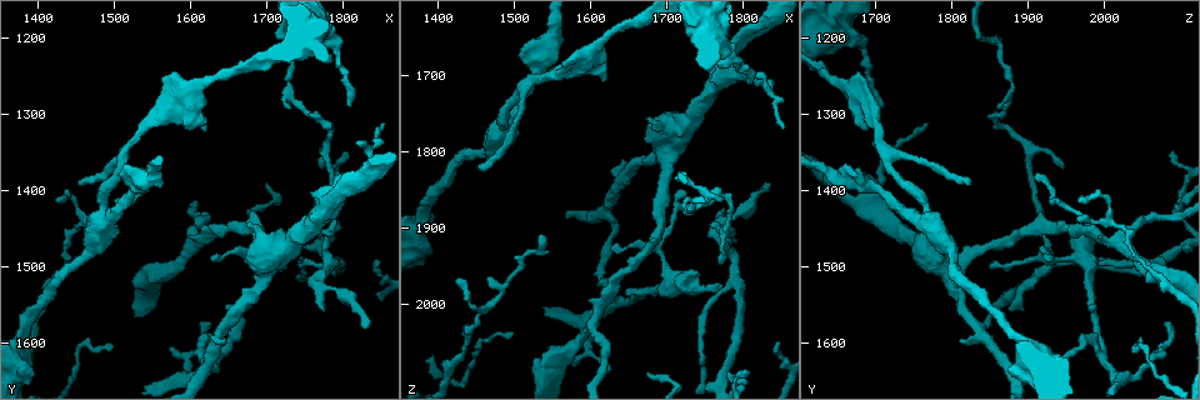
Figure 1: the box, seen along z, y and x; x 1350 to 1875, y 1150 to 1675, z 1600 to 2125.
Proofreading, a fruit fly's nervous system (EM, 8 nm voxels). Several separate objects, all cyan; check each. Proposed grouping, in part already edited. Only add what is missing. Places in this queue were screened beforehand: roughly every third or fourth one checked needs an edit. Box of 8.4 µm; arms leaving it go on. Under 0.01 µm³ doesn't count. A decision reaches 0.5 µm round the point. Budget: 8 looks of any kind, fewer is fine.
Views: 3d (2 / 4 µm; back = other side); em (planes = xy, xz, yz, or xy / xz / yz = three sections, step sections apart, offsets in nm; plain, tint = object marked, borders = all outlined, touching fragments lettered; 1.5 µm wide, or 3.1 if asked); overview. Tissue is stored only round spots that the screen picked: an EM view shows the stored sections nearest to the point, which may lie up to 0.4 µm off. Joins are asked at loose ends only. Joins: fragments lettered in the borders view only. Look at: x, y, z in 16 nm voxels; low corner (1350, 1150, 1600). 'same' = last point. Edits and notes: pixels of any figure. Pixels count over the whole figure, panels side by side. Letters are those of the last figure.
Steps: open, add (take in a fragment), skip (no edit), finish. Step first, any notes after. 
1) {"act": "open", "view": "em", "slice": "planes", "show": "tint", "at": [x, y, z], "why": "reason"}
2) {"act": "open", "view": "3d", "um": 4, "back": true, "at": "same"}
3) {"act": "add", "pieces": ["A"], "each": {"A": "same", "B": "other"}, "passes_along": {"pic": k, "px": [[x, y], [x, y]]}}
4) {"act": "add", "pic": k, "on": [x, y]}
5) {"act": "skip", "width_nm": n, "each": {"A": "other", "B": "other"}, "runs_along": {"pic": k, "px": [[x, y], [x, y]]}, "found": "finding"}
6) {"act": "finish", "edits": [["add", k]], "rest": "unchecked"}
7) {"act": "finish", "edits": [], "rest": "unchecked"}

{"act": "open", "view": "em", "slice": "xz", "step": 8, "show": "borders", "at": [1820, 1335, 1695], "why": "an open end"}

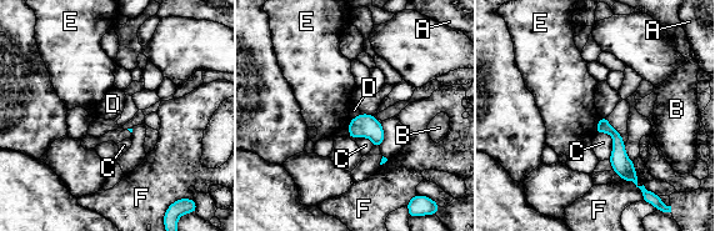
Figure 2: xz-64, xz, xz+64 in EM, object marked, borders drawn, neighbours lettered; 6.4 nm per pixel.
{"act": "open", "view": "em", "slice": "planes", "show": "borders", "at": "same"}

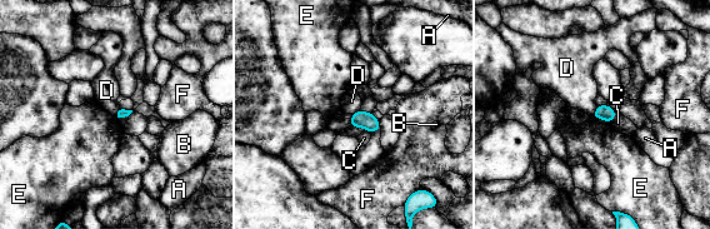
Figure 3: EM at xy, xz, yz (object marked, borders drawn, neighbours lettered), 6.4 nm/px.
{"act": "skip", "each": {"A": "other", "B": "other", "C": "other", "D": "other", "E": "other", "F": "other"}, "border": {"pic": 3, "px": [[596, 105], [591, 115]]}, "found": "no lettered fragment goes on from it"}

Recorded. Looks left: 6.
{"act": "open", "view": "3d", "um": 2, "at": [1830, 1580, 1845]}

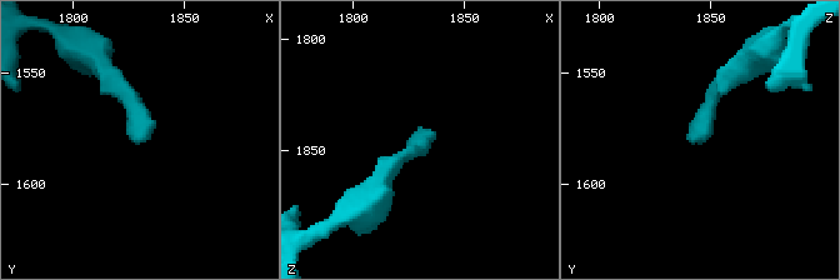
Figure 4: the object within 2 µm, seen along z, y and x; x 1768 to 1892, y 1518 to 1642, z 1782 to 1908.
{"act": "open", "view": "em", "slice": "xz", "step": 4, "show": "borders", "at": [1832, 1580, 1842], "why": "shape alone is not enough"}

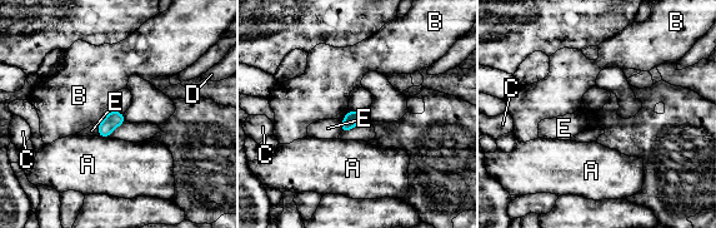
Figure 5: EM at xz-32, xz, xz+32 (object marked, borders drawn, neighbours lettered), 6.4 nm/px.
{"act": "open", "view": "em", "slice": "planes", "show": "borders", "at": "same"}

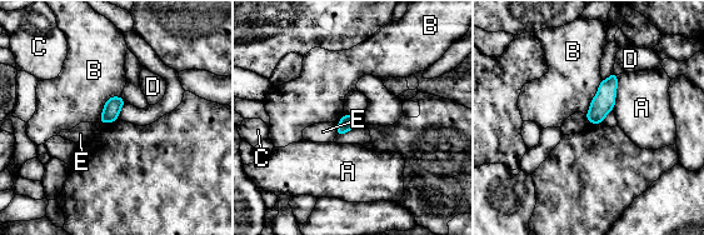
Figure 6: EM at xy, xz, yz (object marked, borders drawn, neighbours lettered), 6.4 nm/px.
{"act": "skip", "width_nm": 100, "each": {"A": "other", "B": "other", "C": "other", "D": "other", "E": "other"}, "border": {"pic": 6, "px": [[120, 95], [105, 101], [99, 121]]}, "found": "none of them fits"}

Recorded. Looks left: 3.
{"act": "open", "view": "3d", "um": 2, "at": [1575, 1610, 2070]}

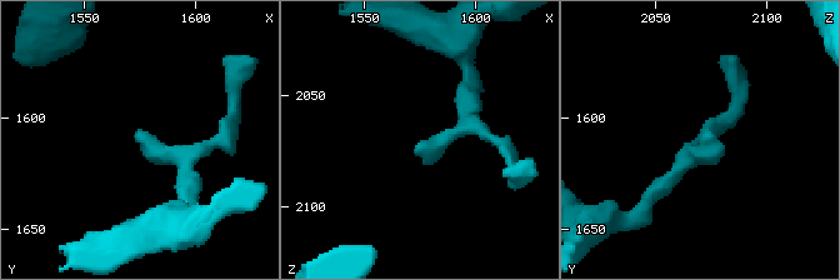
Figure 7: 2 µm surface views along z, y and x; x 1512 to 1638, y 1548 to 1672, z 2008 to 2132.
{"act": "open", "view": "em", "slice": "xz", "step": 4, "show": "tint", "at": [1573, 1608, 2075], "why": "shape alone is not enough"}

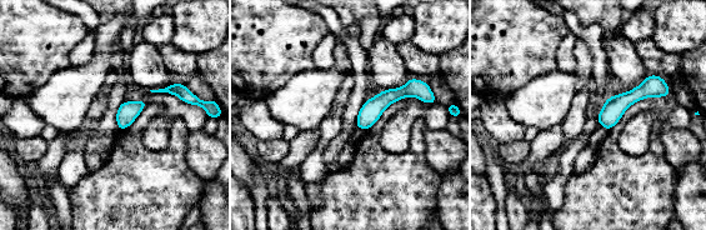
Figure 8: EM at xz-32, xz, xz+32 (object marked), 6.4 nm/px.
{"act": "open", "view": "em", "slice": "planes", "show": "borders", "at": "same", "why": "cut it another way"}

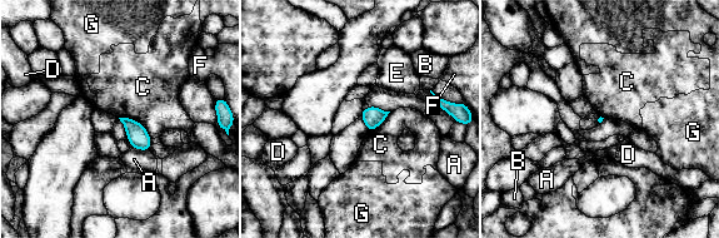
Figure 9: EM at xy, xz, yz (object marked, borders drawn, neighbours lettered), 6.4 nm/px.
{"act": "skip", "each": {"A": "other", "B": "other", "C": "other", "D": "other", "E": "other", "F": "other", "G": "other"}, "found": "no lettered fragment goes on from it"}

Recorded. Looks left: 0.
{"act": "finish", "edits": [], "rest": "unchecked"}

